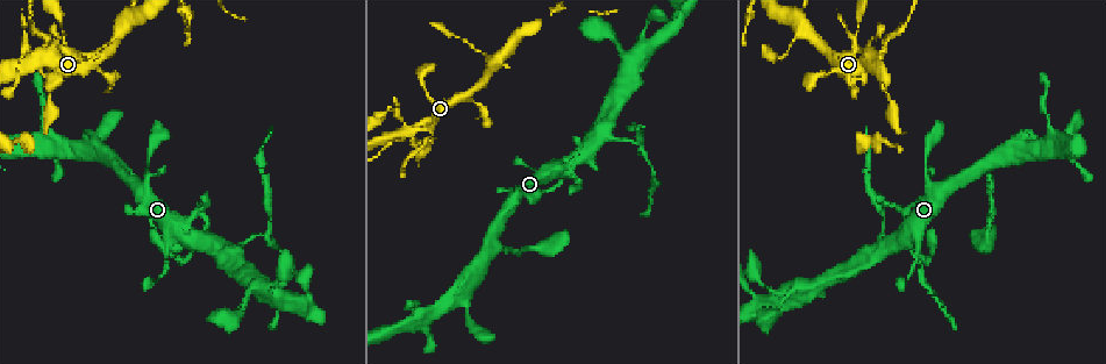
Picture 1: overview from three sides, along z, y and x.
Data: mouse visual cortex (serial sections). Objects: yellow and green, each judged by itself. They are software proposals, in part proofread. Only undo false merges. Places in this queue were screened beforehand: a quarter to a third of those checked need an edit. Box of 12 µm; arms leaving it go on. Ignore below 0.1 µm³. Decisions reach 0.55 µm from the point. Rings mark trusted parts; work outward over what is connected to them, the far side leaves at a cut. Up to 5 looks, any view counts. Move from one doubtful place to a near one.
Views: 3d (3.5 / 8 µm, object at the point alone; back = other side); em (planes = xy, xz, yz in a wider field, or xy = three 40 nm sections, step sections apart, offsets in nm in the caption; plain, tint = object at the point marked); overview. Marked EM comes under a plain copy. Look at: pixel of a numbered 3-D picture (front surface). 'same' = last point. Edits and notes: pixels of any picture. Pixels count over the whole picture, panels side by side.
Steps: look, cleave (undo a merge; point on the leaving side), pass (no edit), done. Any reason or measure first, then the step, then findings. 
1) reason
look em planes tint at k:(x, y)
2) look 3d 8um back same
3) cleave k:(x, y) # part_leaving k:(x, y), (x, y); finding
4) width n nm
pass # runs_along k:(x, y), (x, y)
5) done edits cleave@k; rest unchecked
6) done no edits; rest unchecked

a narrow waist
look 3d 3.5um at 1:(147, 165)

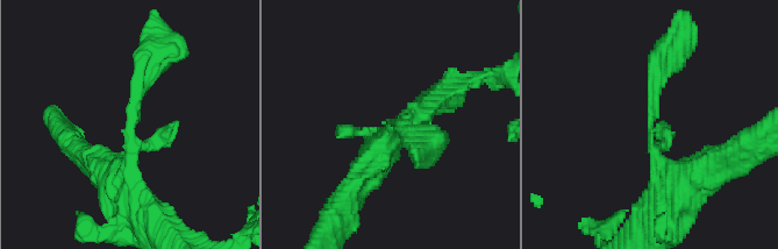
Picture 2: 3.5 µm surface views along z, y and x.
shape alone is not enough
look em planes tint at 2:(393, 124)

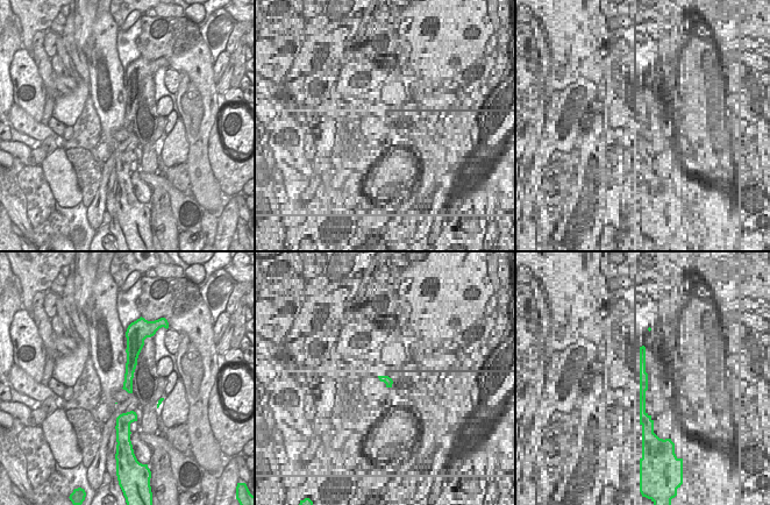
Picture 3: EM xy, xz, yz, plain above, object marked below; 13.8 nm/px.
pass # runs_along 2:(122, 194), (136, 91), (161, 55); continuous, no second cell

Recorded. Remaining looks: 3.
side arm on a straight run
look 3d 3.5um at 1:(493, 66)

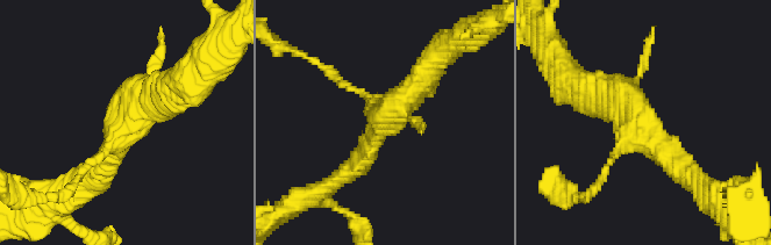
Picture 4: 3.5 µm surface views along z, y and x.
pass # runs_along 4:(694, 180), (597, 91); all the same cell

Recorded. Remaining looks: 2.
done no edits; rest unchecked

